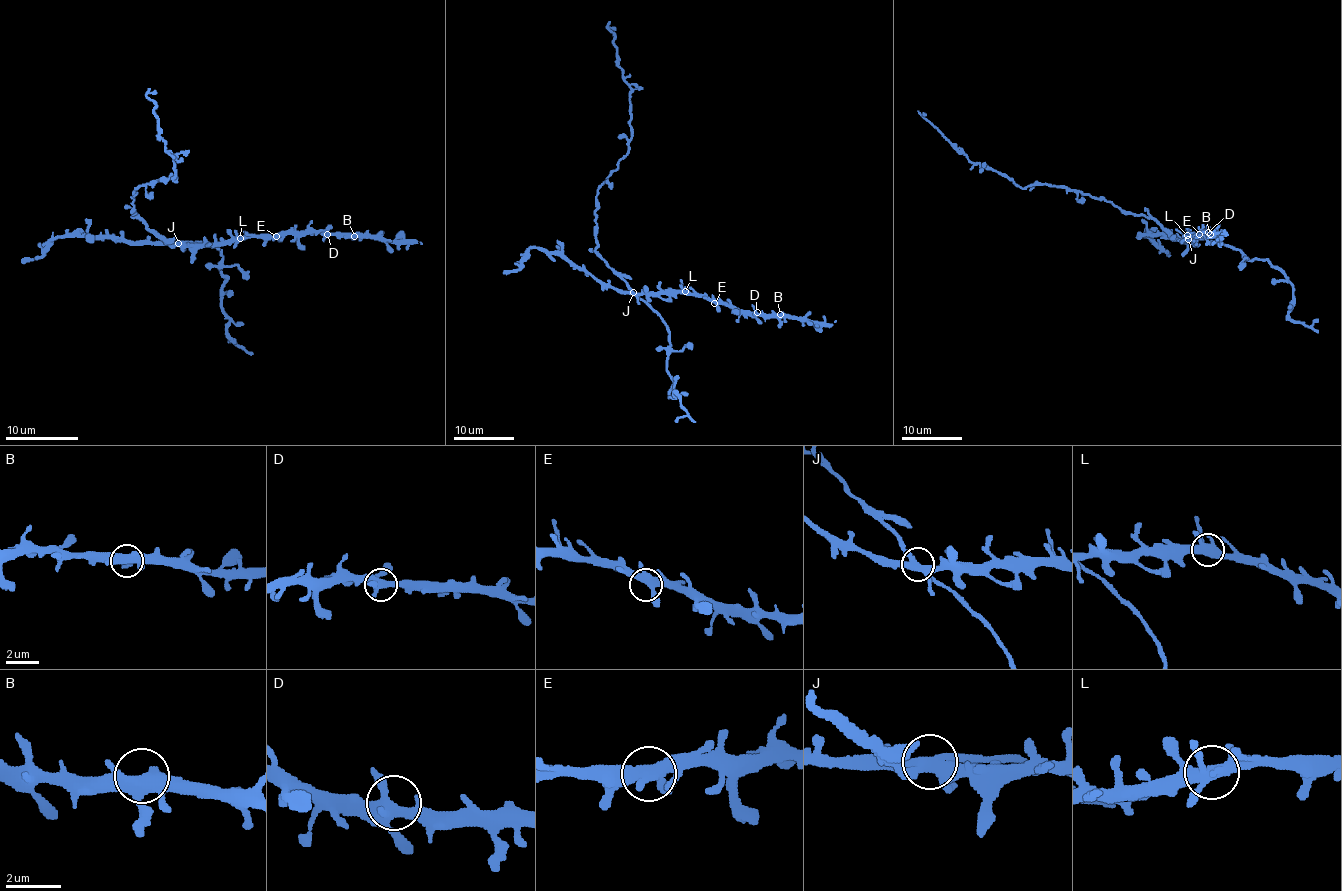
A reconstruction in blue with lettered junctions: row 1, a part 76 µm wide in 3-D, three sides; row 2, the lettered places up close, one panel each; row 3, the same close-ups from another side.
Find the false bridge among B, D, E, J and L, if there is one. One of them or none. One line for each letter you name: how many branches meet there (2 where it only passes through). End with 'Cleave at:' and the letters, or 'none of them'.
J: 5
Cleave at: J

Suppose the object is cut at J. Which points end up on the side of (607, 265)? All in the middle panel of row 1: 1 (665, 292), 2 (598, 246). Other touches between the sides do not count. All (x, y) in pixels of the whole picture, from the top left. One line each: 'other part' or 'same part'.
1: other part
2: same part

